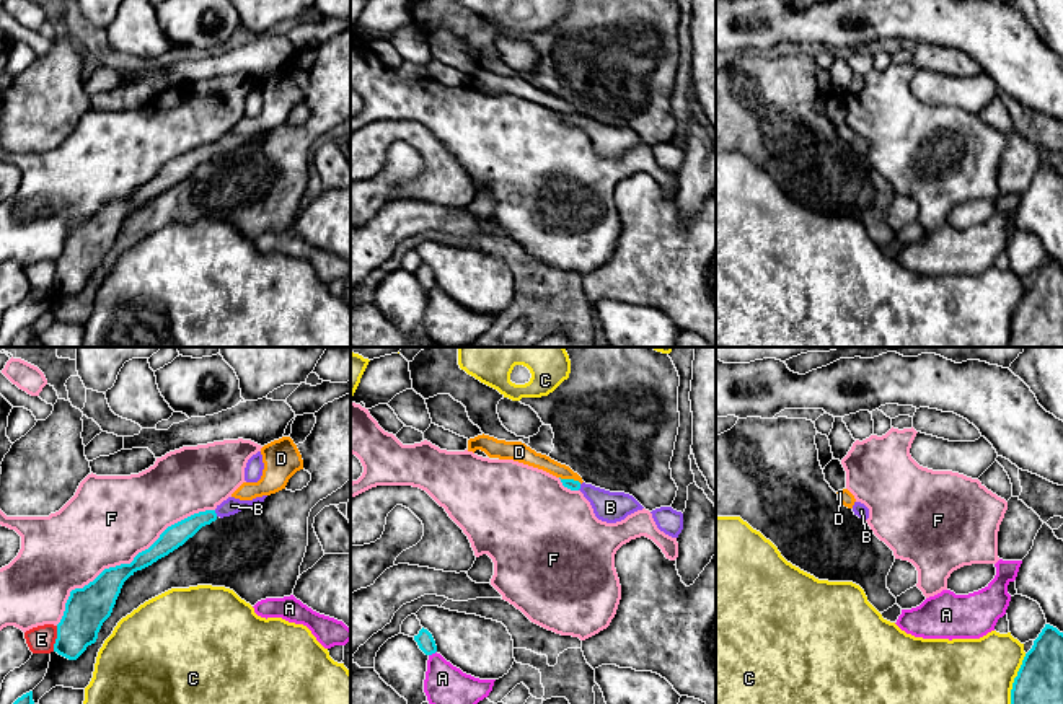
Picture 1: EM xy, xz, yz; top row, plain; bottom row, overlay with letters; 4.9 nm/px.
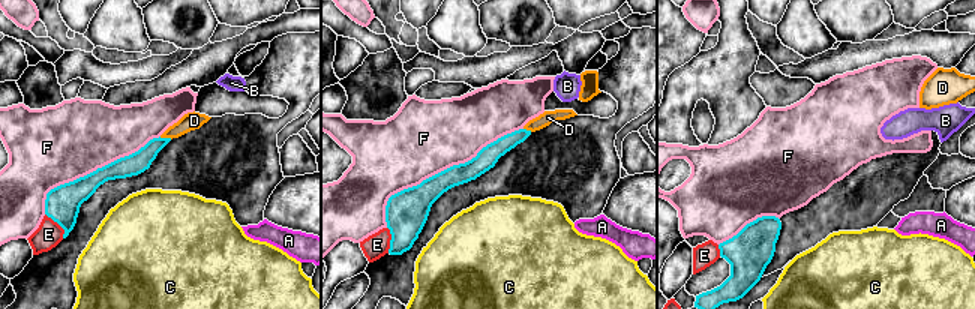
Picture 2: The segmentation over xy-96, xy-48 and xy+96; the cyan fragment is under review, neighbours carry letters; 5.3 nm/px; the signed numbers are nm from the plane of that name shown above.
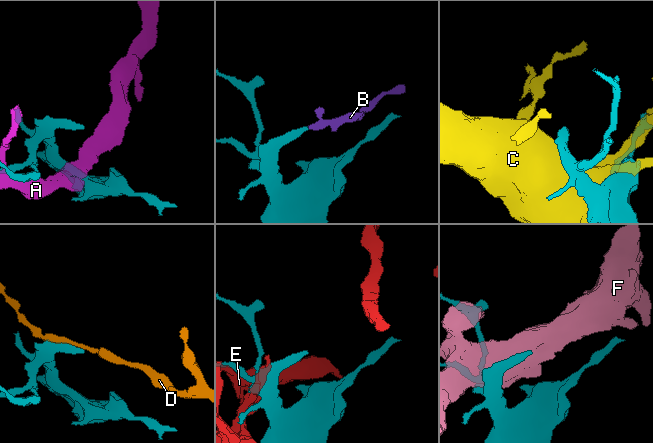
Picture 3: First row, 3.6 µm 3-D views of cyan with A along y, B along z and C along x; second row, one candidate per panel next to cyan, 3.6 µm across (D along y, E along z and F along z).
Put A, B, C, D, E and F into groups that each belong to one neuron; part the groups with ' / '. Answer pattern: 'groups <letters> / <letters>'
groups A / B / C / D / E / F

